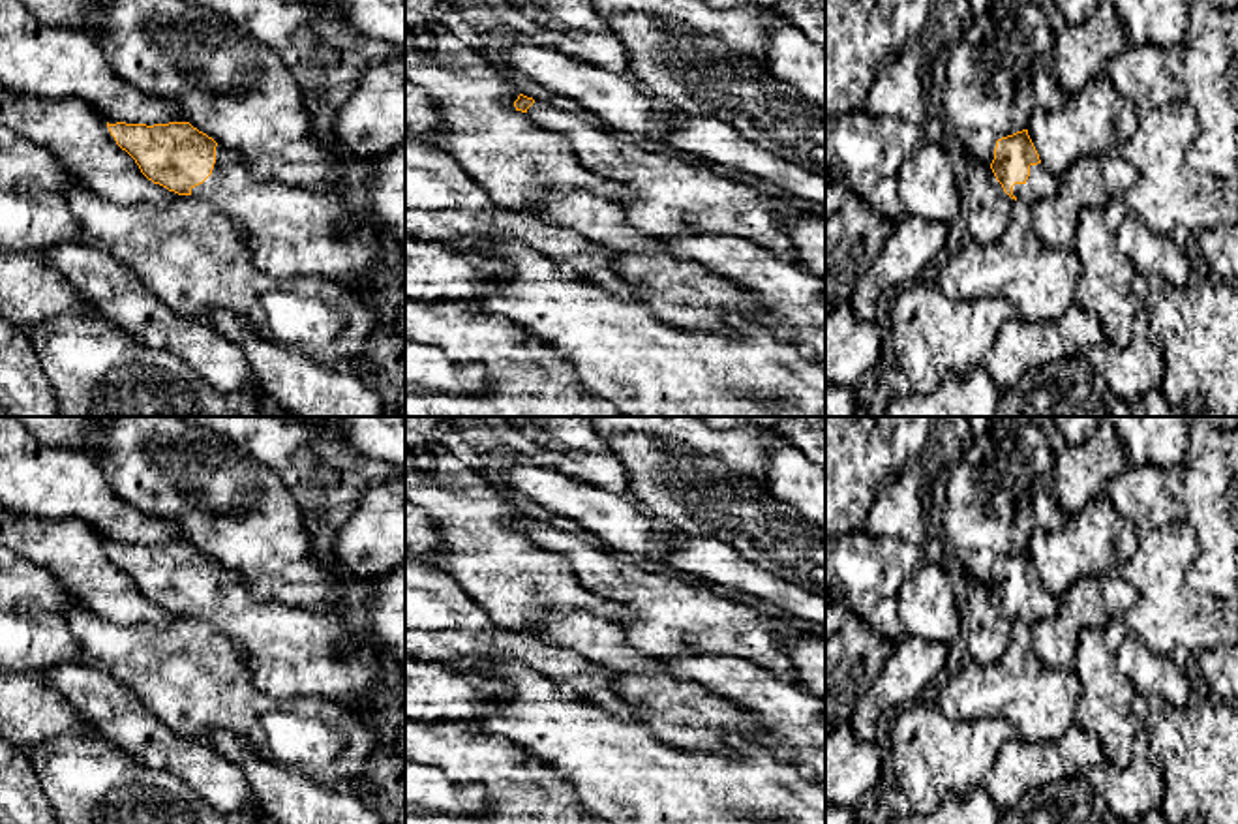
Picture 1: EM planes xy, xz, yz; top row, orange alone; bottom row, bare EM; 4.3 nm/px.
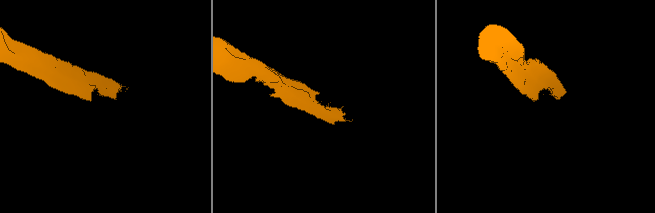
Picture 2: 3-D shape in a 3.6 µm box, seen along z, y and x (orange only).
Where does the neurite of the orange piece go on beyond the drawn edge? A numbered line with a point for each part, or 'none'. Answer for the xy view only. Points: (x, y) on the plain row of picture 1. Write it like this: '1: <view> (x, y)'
1: xy (287, 652)

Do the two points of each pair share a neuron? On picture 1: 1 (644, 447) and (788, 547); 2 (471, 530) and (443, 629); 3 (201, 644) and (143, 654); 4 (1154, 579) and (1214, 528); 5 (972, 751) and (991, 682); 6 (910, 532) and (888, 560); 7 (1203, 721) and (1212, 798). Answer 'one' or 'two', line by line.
1: one
2: two
3: one
4: two
5: two
6: two
7: one

